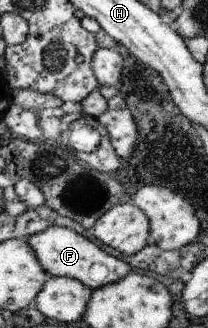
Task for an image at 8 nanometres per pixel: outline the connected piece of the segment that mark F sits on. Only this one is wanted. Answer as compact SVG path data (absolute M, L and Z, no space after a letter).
M49 225L45 230L27 235L24 240L36 253L37 260L49 276L74 278L85 283L91 290L111 284L131 273L131 267L123 260L107 254L97 244L69 227Z

